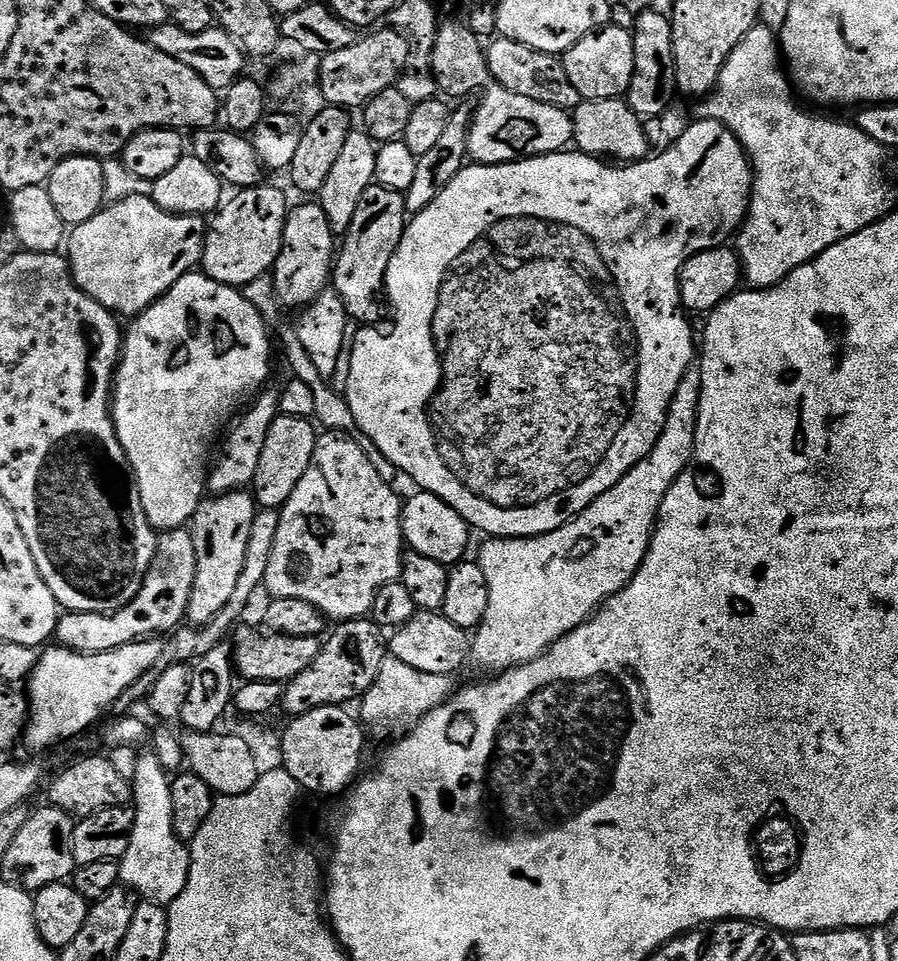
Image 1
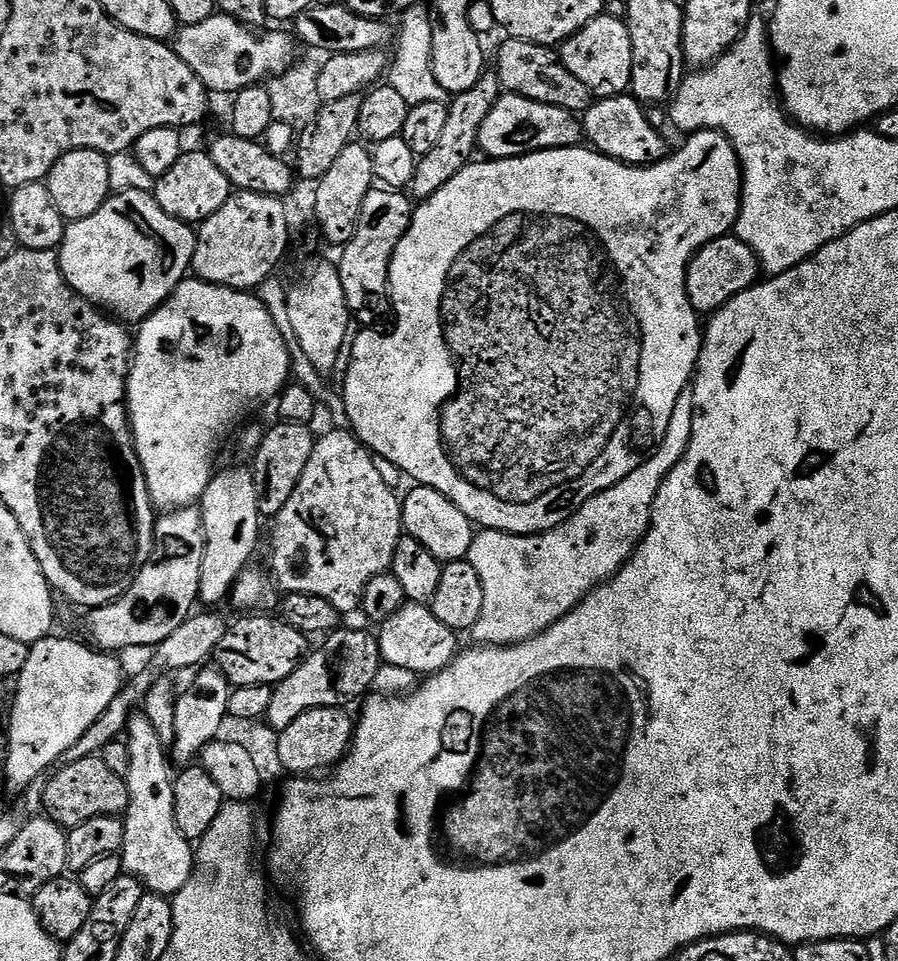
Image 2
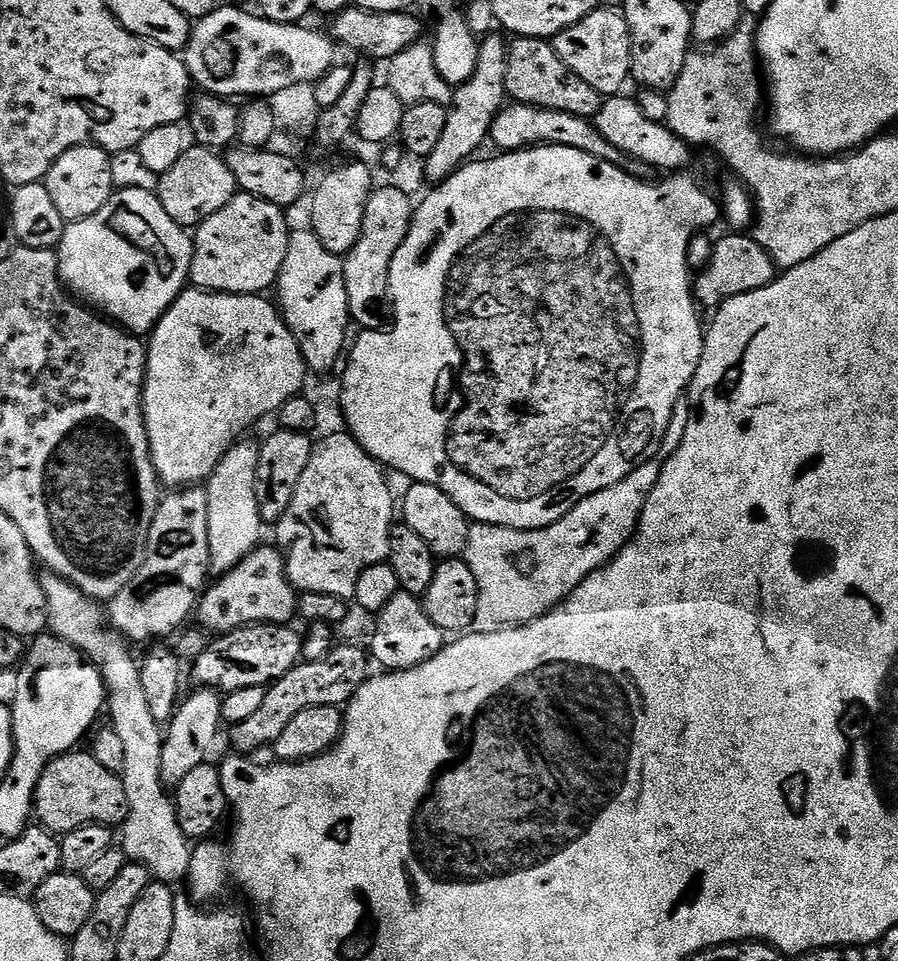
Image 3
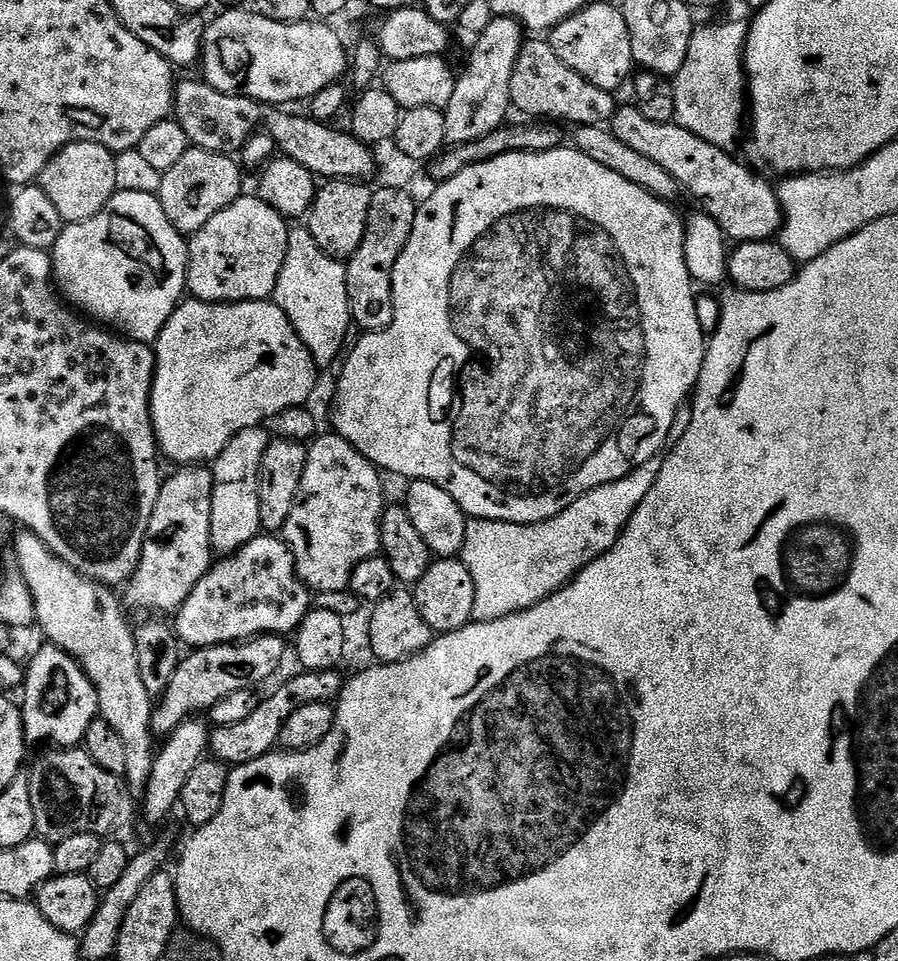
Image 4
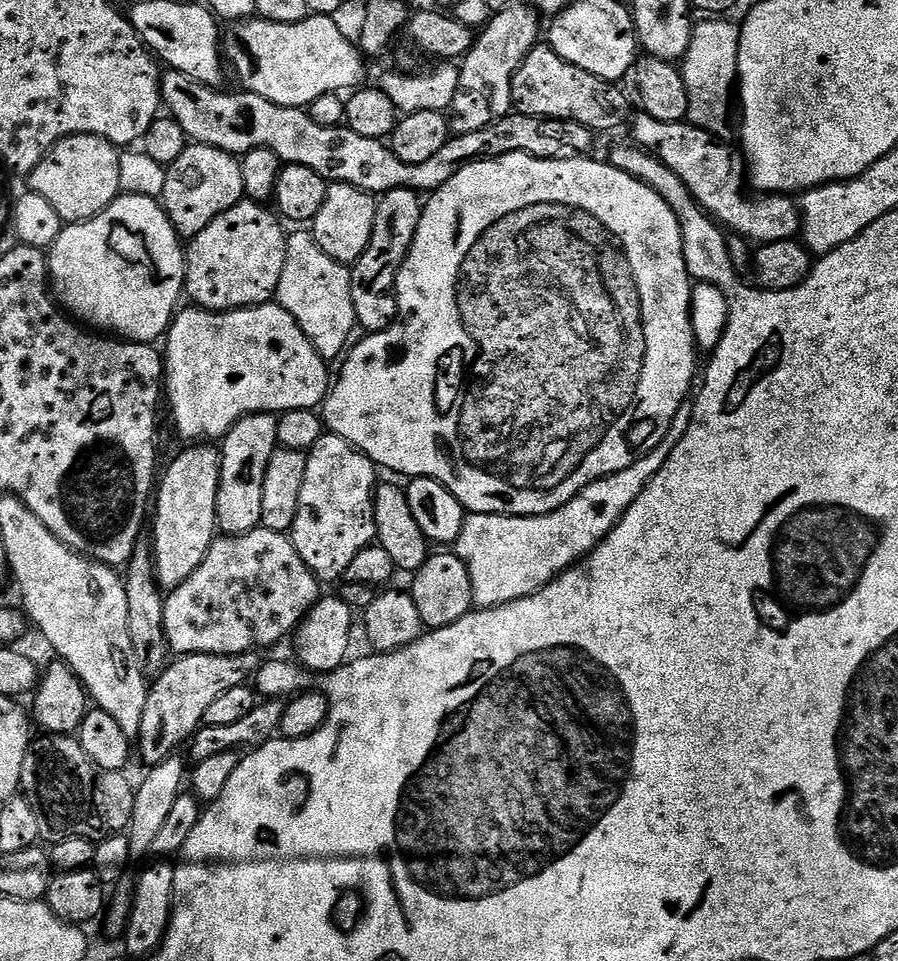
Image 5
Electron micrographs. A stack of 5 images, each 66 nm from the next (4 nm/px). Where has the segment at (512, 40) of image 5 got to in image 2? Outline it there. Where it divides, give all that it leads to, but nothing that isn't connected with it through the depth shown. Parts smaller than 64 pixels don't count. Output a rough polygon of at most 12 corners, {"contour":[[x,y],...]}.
{"contour":[[485,74],[448,104],[446,130],[419,157],[410,192],[428,200],[468,167],[501,95]]}

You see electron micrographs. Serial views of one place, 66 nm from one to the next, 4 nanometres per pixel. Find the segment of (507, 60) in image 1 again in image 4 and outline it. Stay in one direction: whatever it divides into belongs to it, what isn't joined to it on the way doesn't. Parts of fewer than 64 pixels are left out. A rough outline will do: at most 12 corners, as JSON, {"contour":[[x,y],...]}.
{"contour":[[544,38],[525,39],[510,78],[515,111],[607,125],[613,93],[586,82]]}

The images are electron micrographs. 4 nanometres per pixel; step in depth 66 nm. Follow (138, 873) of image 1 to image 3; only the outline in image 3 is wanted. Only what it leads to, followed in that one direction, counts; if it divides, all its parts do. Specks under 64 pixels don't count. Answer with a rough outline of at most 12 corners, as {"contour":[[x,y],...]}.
{"contour":[[44,574],[51,635],[100,672],[123,743],[124,855],[169,886],[193,849],[162,778],[129,641],[97,601]]}

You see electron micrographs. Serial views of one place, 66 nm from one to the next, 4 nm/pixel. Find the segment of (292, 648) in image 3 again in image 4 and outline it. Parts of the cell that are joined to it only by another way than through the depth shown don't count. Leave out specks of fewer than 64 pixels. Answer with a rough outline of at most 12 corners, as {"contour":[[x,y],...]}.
{"contour":[[283,636],[189,651],[154,704],[166,738],[284,660]]}

